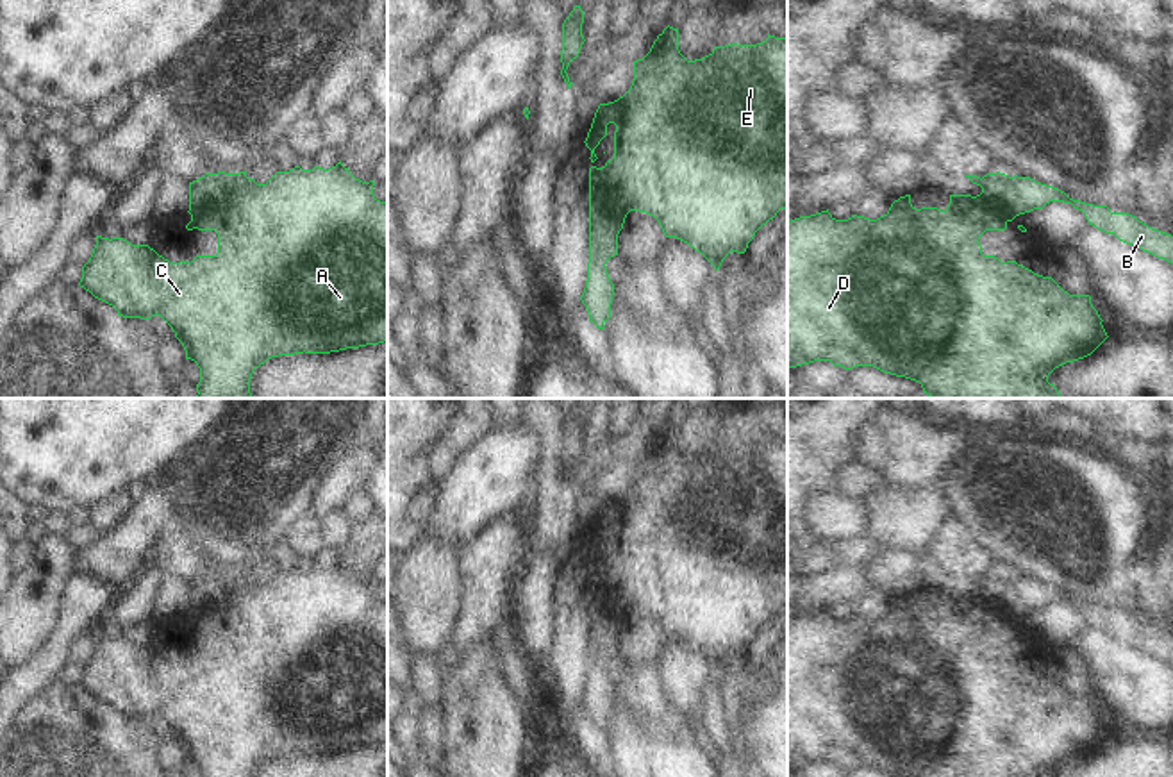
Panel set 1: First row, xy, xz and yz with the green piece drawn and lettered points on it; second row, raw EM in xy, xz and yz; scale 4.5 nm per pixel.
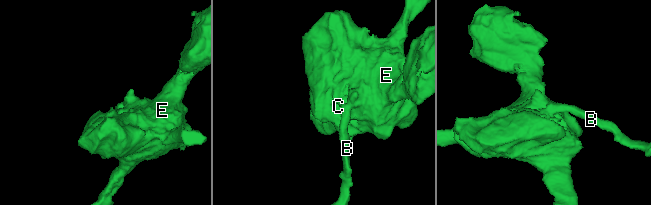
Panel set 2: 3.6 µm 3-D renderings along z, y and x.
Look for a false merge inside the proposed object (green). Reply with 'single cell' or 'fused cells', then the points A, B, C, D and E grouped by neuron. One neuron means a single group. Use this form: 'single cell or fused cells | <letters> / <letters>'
fused cells | A C D E / B

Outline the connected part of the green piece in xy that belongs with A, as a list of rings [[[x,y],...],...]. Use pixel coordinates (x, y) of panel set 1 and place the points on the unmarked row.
[[[341,561],[323,570],[302,570],[295,566],[289,572],[277,572],[266,584],[257,584],[246,577],[246,572],[225,573],[218,572],[225,581],[225,595],[220,602],[205,609],[187,611],[191,622],[187,631],[214,631],[218,634],[216,656],[196,656],[191,663],[170,663],[148,645],[132,645],[123,638],[96,636],[96,645],[89,661],[82,666],[80,688],[89,691],[95,698],[112,706],[118,716],[150,720],[161,716],[175,732],[175,738],[186,750],[186,759],[191,759],[200,768],[200,777],[252,777],[254,770],[271,757],[295,754],[330,754],[346,748],[359,748],[366,745],[379,745],[387,741],[387,602],[380,602],[373,595],[375,582],[362,582],[355,579]]]

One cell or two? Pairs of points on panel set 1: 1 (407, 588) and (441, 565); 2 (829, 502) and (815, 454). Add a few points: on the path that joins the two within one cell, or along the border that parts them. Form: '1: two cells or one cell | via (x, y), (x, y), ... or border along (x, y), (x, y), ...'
1: one cell | via (416, 588), (432, 574)
2: two cells | border along (834, 486), (818, 492), (806, 506)

